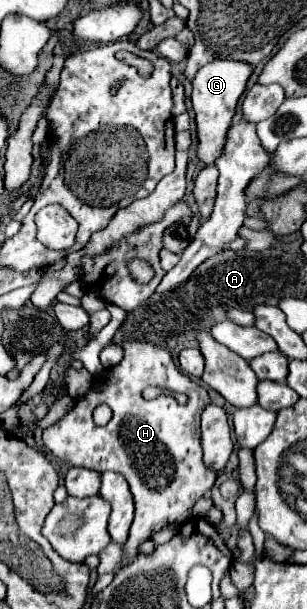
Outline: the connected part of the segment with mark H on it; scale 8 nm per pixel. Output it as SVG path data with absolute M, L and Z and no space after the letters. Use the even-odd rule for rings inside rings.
M124 341L122 349L122 361L106 369L104 375L98 375L88 393L78 397L62 419L44 429L42 441L58 459L72 467L86 467L100 473L116 471L124 475L136 503L130 537L124 543L126 563L130 563L136 557L136 547L146 541L152 531L190 519L192 505L210 491L216 473L206 469L200 445L200 415L210 405L206 389L176 369L166 347L146 341ZM146 387L184 393L188 395L188 403L180 405L172 395L158 395L148 401L142 397ZM102 403L106 403L114 415L108 425L98 427L92 421L92 411Z

